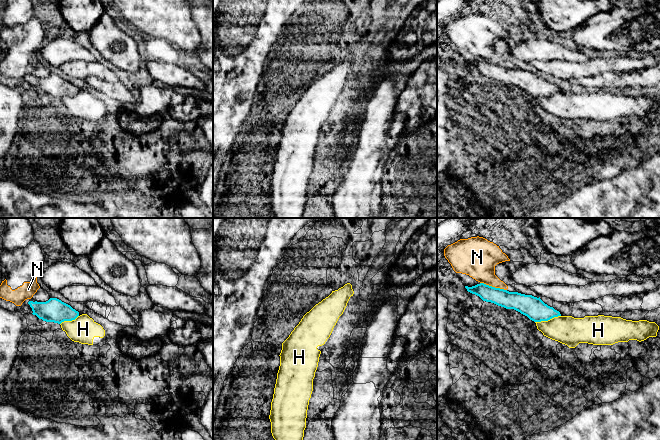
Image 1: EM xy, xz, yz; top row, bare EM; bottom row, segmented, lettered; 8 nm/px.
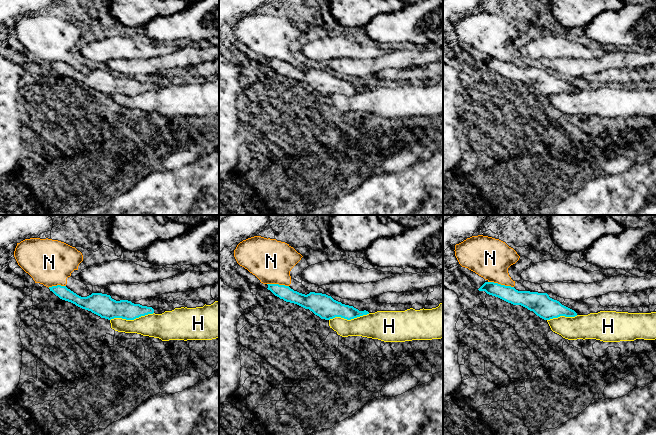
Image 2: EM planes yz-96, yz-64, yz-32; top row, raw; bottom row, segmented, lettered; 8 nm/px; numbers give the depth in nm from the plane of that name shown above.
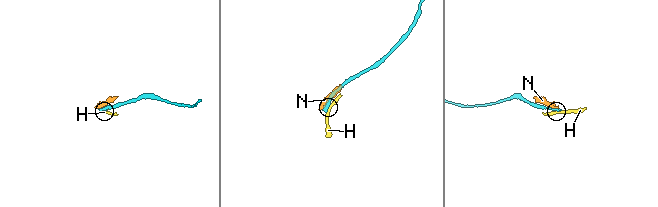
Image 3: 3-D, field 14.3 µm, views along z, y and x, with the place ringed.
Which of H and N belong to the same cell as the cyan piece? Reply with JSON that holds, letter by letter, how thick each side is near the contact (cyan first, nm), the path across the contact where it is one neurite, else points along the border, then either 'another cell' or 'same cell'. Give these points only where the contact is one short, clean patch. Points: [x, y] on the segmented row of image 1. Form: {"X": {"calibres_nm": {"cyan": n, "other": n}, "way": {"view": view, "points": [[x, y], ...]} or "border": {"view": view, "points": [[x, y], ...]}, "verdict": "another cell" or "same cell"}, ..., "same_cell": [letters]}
{"H": {"calibres_nm": {"cyan": 180, "other": 220}, "verdict": "another cell"}, "N": {"calibres_nm": {"cyan": 140, "other": 280}, "verdict": "another cell"}, "same_cell": []}

